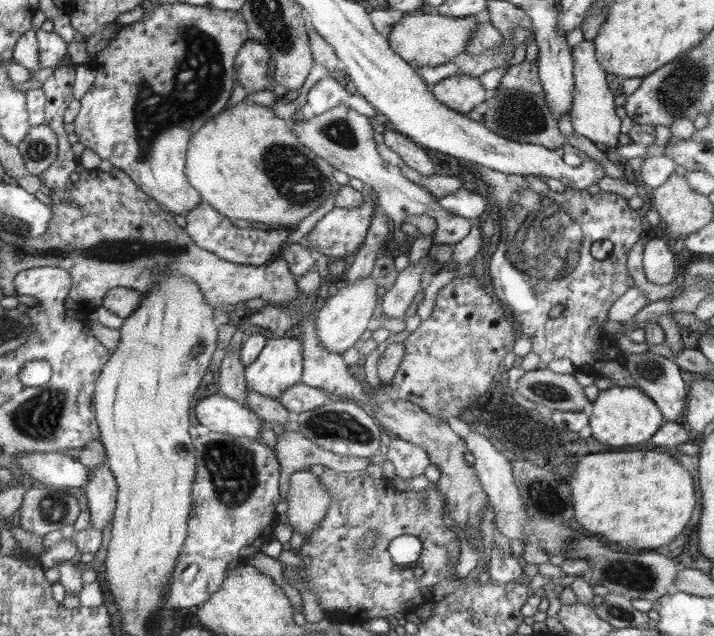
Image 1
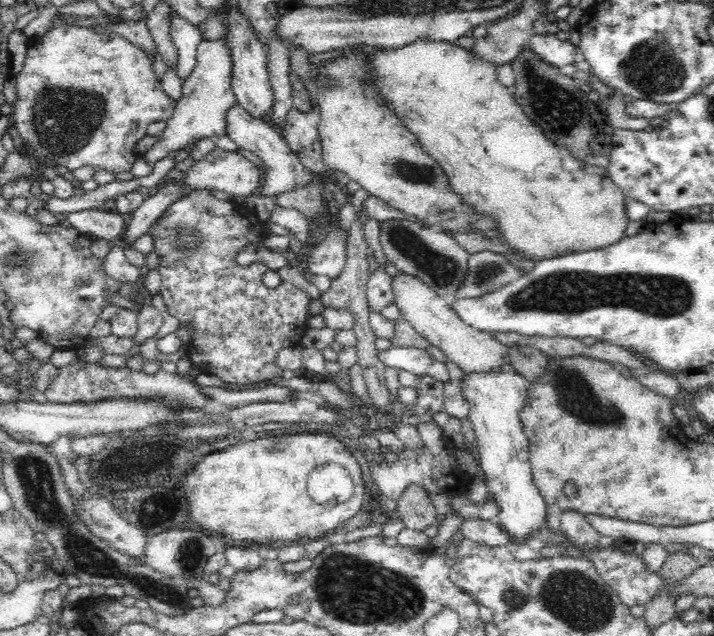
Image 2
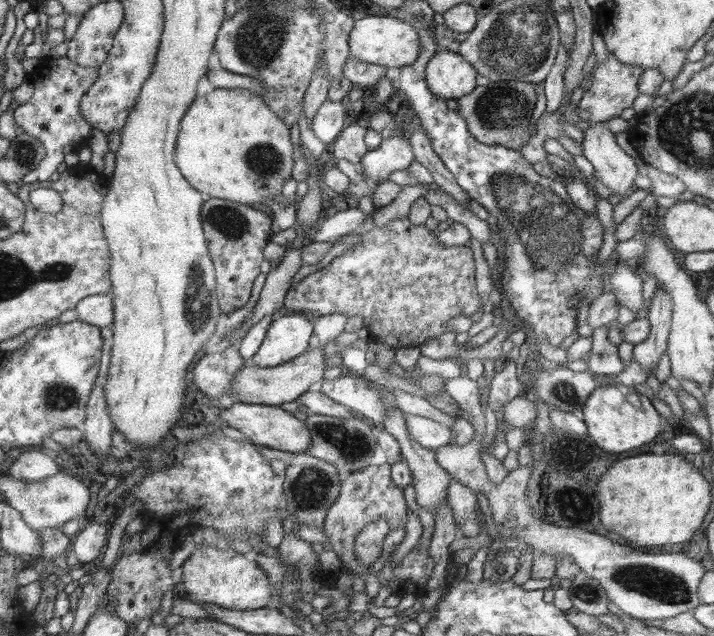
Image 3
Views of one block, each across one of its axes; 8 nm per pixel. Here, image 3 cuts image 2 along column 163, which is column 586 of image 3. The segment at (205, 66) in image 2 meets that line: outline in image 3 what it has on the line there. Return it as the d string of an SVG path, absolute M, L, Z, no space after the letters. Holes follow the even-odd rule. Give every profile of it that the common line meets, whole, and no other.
M590 122L591 128L583 132L582 154L594 167L600 183L612 190L612 197L628 198L634 178L638 176L637 158L628 155L616 142L604 122Z

